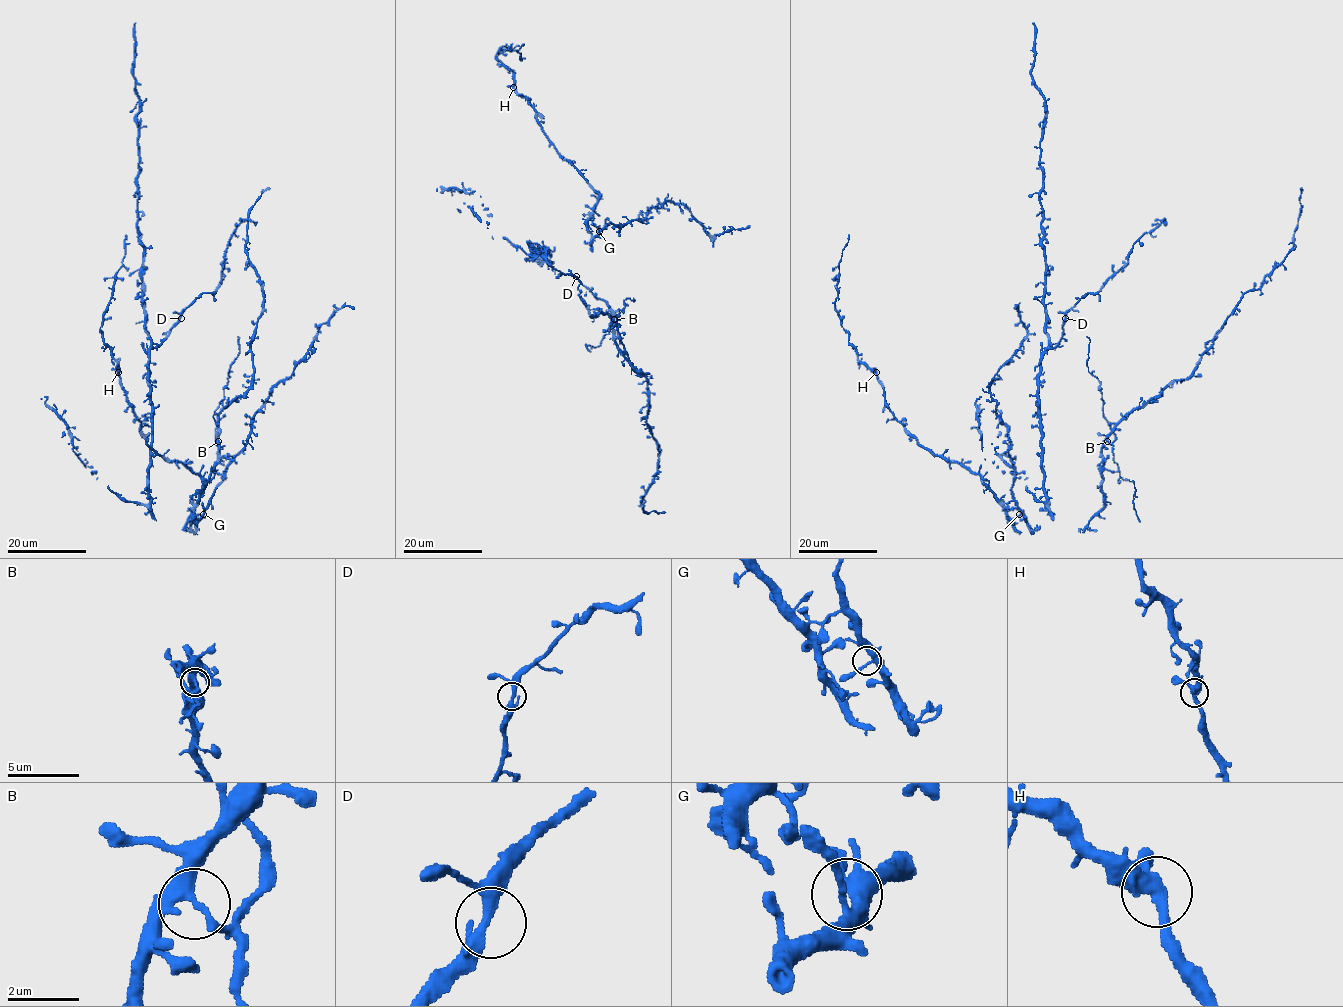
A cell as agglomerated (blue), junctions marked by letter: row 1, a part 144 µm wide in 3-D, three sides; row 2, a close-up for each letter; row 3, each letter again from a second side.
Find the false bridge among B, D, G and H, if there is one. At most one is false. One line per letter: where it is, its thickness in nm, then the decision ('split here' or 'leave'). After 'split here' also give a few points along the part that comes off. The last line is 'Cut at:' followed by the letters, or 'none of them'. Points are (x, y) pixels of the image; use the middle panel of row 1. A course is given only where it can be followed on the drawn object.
B: (614, 319) | 320 nm | split here | (613, 319), (610, 326), (608, 315), (622, 311), (624, 300), (634, 302), (633, 298)
D: (576, 276) | 280 nm | leave
G: (599, 231) | 280 nm | leave
H: (513, 87) | 340 nm | leave
Cut at: B

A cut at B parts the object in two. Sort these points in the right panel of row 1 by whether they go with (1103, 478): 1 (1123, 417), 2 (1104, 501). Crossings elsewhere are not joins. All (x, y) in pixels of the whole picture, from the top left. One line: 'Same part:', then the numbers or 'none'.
Same part: 1, 2

